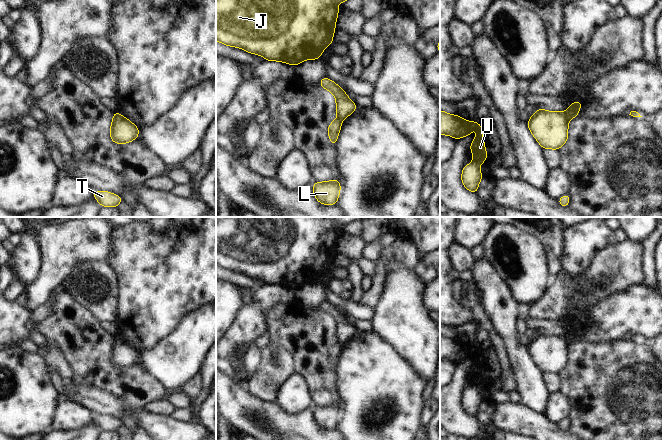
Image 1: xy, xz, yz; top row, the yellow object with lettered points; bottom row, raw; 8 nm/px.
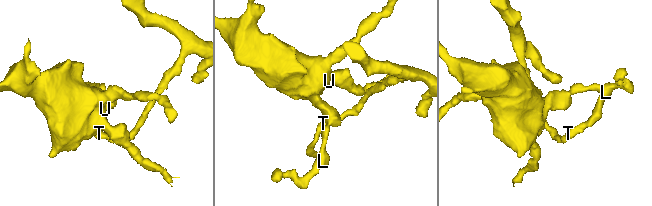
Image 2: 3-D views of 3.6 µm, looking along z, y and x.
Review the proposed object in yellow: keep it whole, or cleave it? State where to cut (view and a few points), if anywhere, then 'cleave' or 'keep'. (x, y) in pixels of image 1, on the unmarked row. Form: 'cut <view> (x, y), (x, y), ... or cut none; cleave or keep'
cut yz (565, 336), (568, 343); cleave

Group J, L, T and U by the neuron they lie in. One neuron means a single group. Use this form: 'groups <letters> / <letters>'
groups J U / L T

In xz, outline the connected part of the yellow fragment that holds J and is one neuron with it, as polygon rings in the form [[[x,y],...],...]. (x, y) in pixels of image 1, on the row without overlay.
[[[216,217],[216,264],[230,271],[244,273],[248,277],[257,278],[266,283],[266,285],[281,285],[292,290],[301,286],[312,283],[320,283],[320,279],[325,272],[333,268],[333,258],[336,254],[335,247],[339,237],[336,230],[337,226],[341,228],[348,223],[363,219],[364,217]]]

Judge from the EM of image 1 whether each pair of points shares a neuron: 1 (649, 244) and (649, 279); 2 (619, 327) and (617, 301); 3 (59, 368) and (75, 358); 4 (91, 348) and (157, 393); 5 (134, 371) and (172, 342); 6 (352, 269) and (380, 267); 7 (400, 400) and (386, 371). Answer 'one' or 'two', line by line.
1: one
2: one
3: two
4: one
5: two
6: two
7: one

